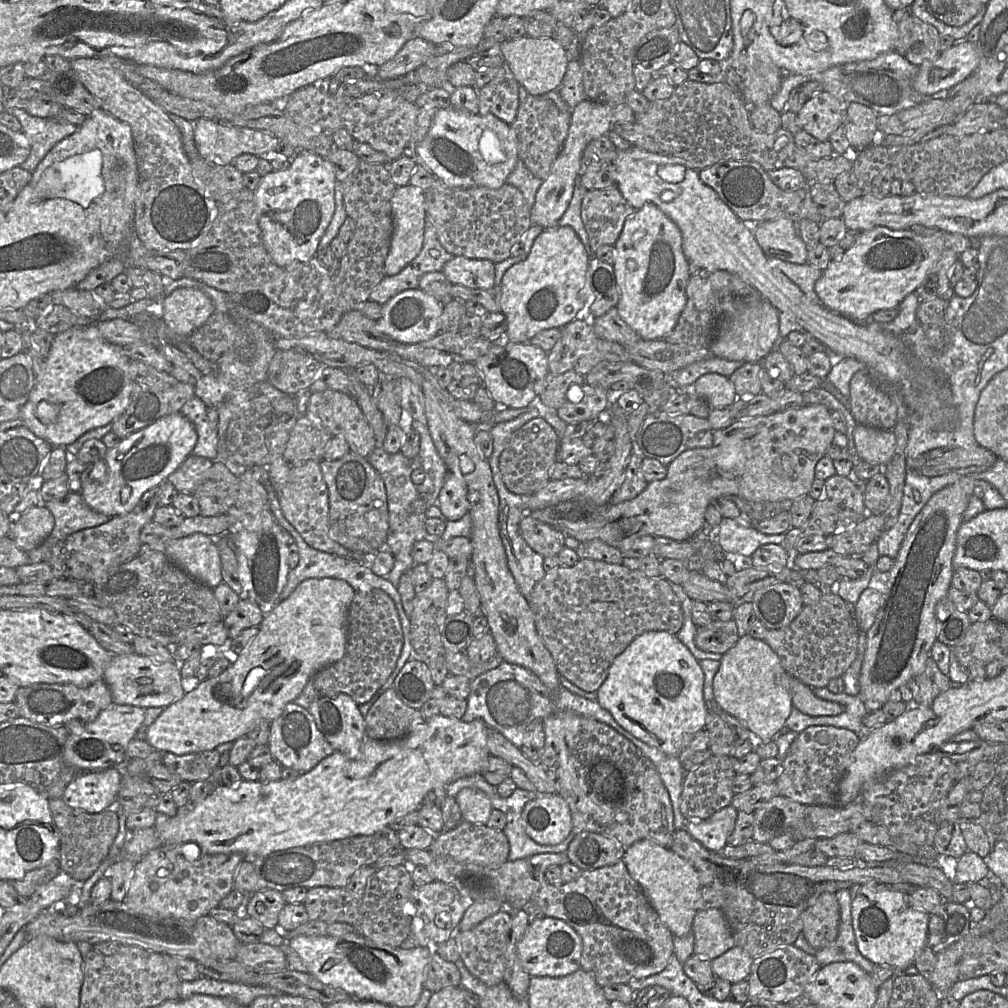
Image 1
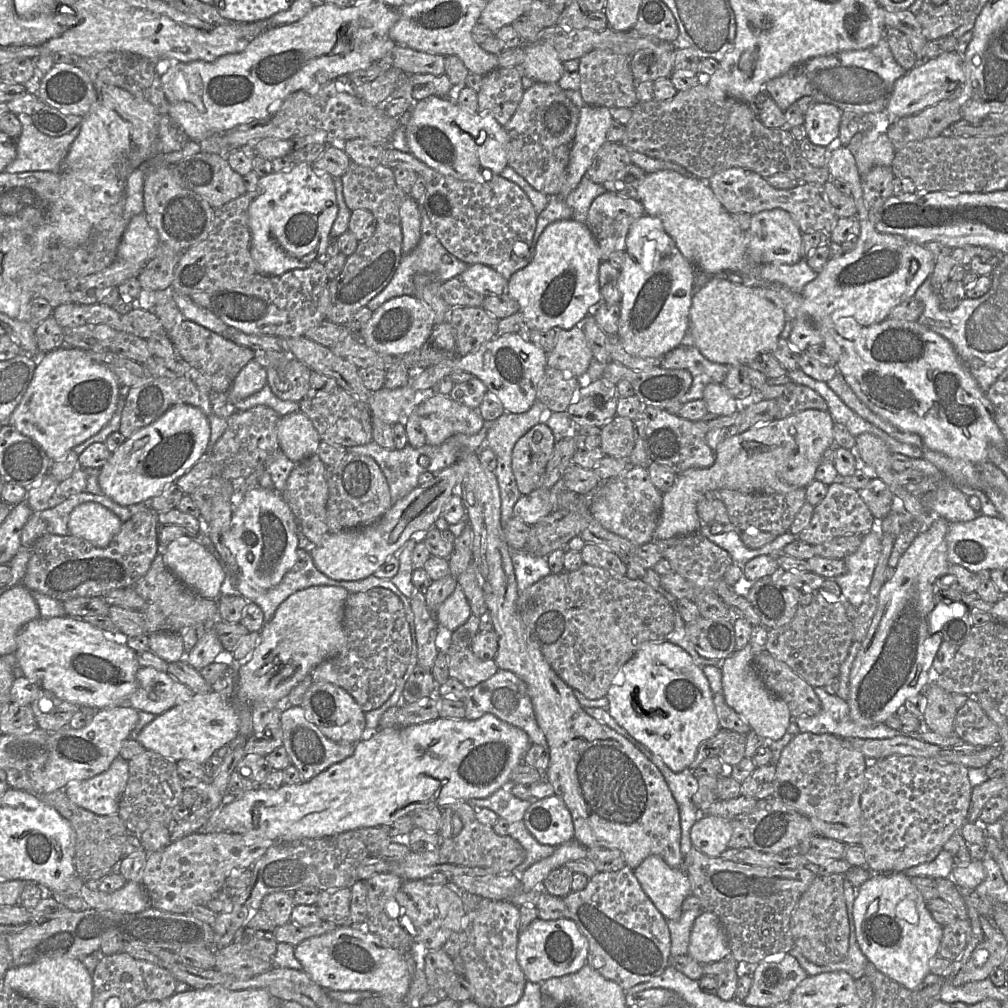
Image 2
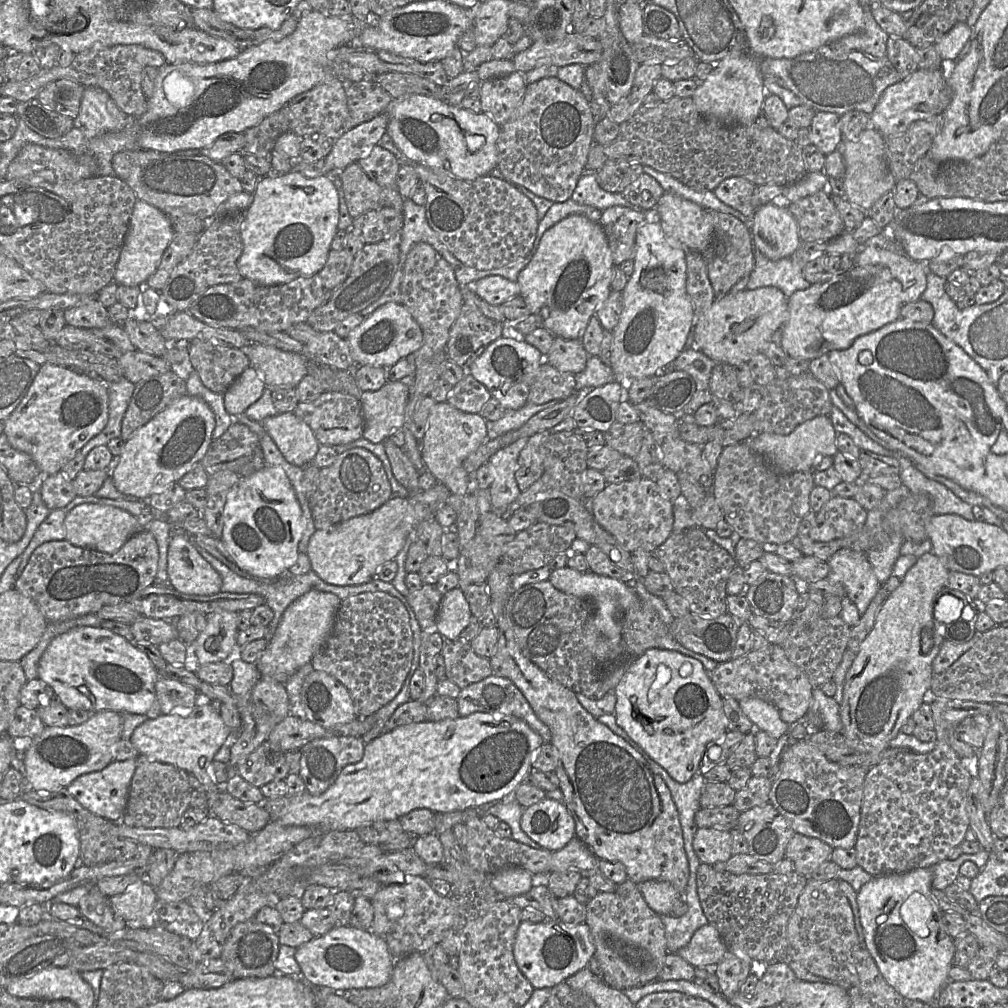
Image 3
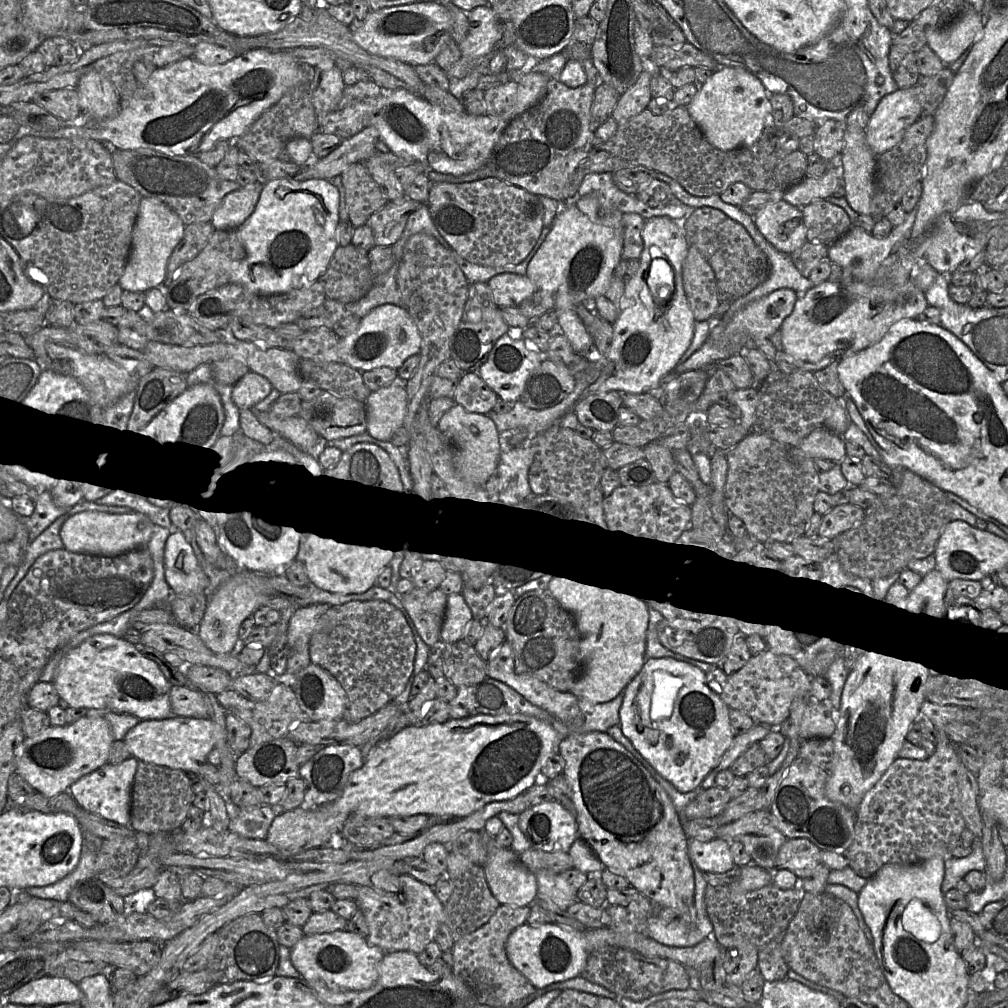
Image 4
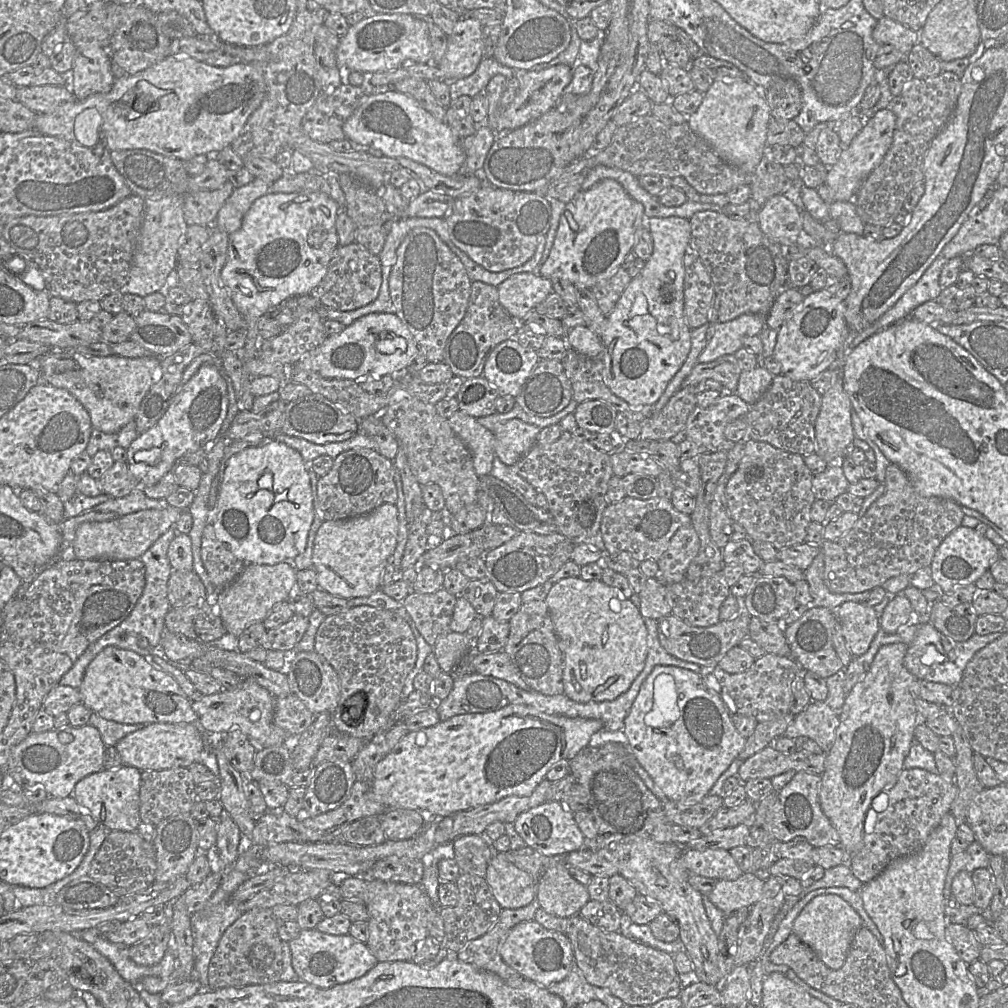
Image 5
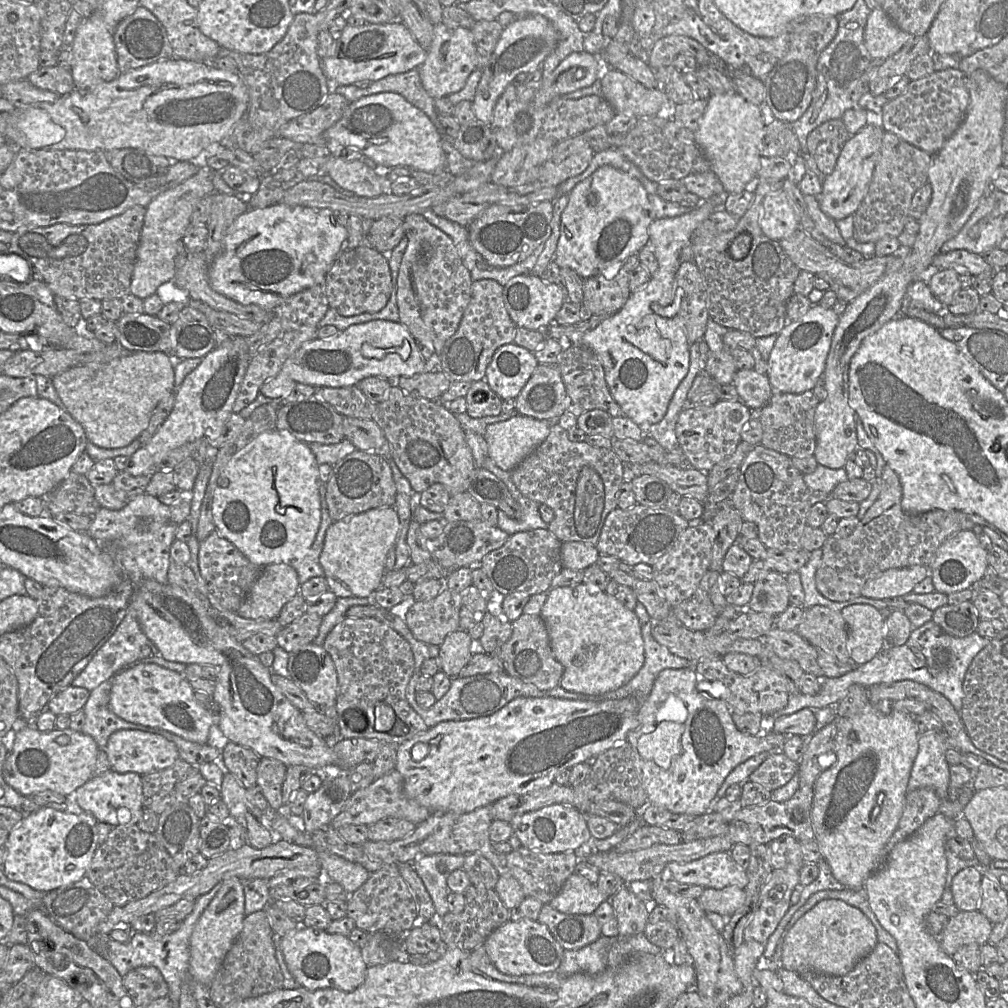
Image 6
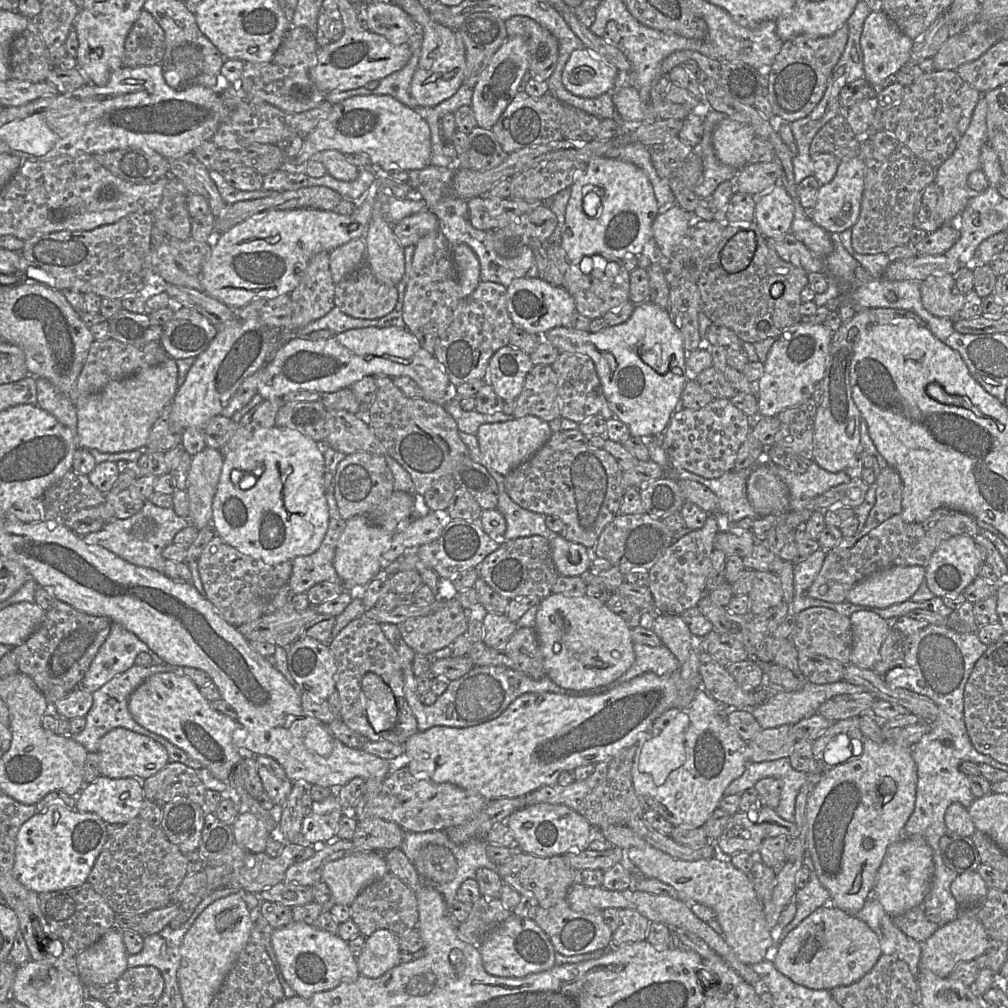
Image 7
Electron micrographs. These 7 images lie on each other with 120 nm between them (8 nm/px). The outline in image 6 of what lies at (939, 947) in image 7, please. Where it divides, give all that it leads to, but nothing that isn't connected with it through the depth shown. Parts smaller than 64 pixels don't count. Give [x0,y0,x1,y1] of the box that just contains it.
[938,910,993,956]

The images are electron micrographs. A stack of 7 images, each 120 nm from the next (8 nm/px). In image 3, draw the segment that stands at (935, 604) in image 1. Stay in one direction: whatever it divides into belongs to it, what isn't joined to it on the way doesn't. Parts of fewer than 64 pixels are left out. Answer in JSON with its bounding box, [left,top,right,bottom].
[840,552,949,754]

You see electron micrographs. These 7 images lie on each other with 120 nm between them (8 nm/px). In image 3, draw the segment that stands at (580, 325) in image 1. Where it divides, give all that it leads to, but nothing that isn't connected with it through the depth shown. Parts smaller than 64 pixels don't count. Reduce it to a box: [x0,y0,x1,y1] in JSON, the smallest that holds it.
[543,336,589,374]

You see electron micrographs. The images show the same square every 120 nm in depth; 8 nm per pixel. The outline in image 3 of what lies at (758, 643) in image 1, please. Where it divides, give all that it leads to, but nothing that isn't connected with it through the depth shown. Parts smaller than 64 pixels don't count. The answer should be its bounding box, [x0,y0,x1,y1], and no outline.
[739,698,790,738]

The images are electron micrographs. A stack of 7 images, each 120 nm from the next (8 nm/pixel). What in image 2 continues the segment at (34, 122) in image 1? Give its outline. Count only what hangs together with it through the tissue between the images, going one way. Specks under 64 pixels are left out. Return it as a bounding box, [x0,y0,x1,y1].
[4,113,80,173]

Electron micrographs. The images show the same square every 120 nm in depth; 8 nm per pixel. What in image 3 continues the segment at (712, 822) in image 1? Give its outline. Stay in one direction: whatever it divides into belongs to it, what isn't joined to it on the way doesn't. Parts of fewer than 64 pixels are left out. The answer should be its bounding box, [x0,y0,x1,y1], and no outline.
[693,828,732,865]

